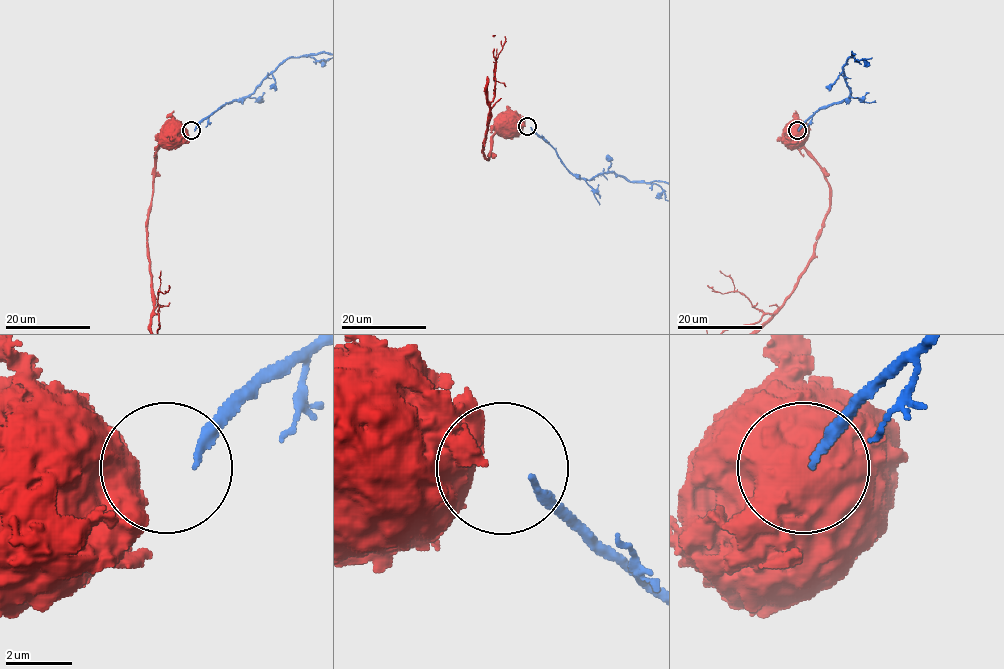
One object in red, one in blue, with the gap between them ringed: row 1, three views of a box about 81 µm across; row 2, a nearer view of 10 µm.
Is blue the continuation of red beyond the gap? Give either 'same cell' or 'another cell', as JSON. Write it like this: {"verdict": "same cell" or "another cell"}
{"verdict": "another cell"}

